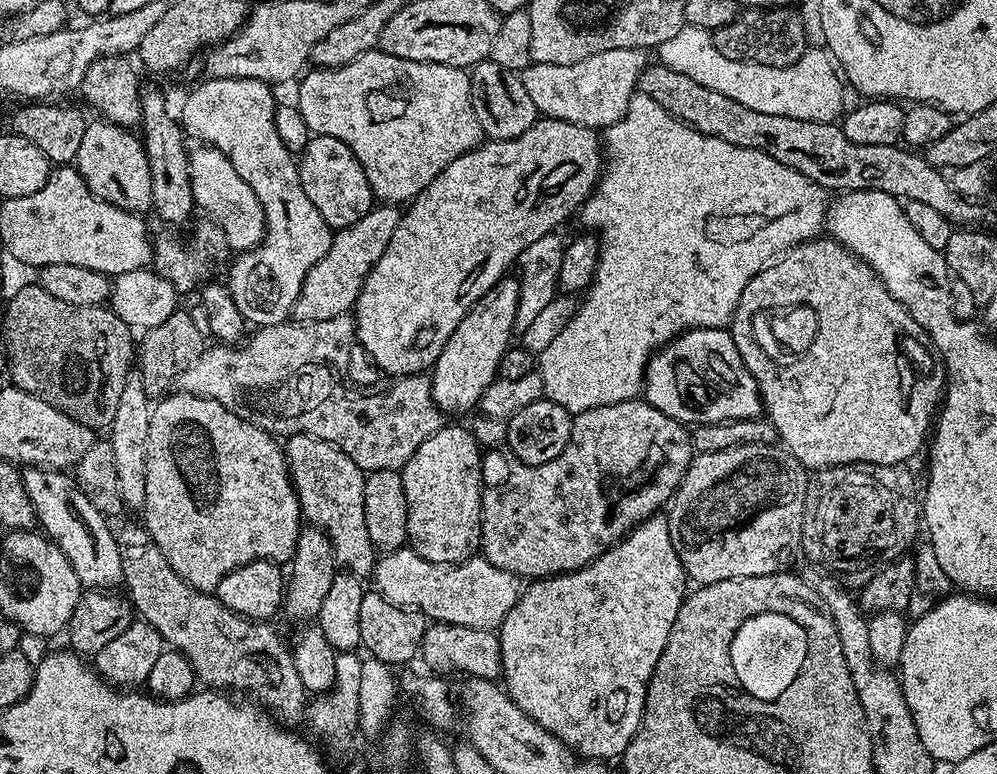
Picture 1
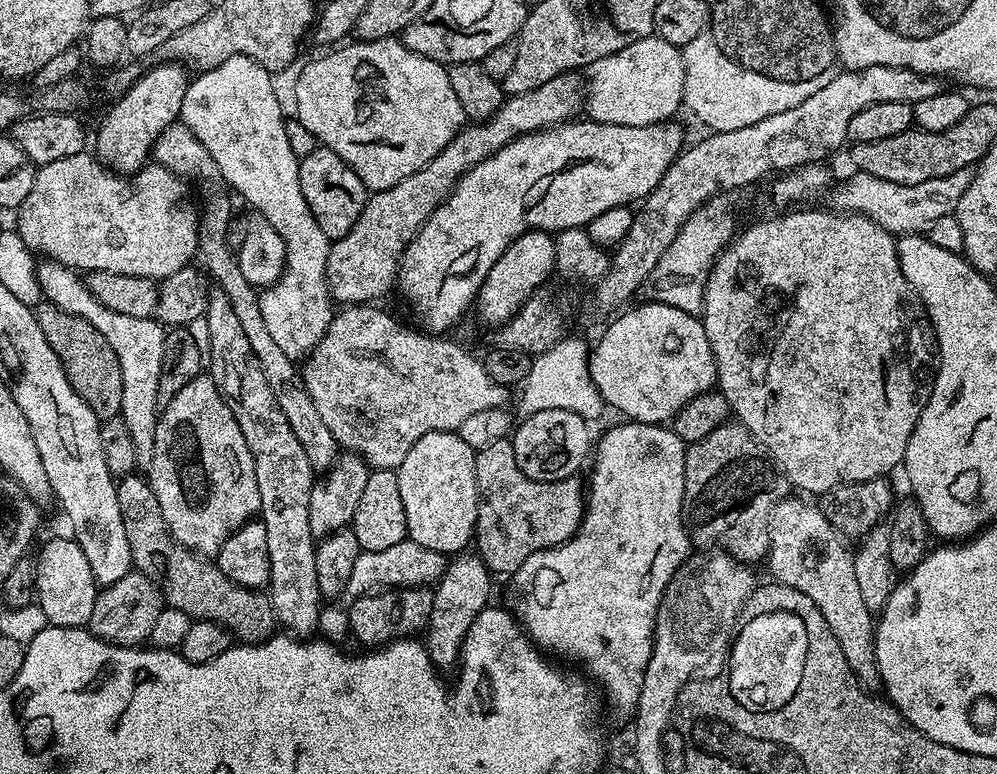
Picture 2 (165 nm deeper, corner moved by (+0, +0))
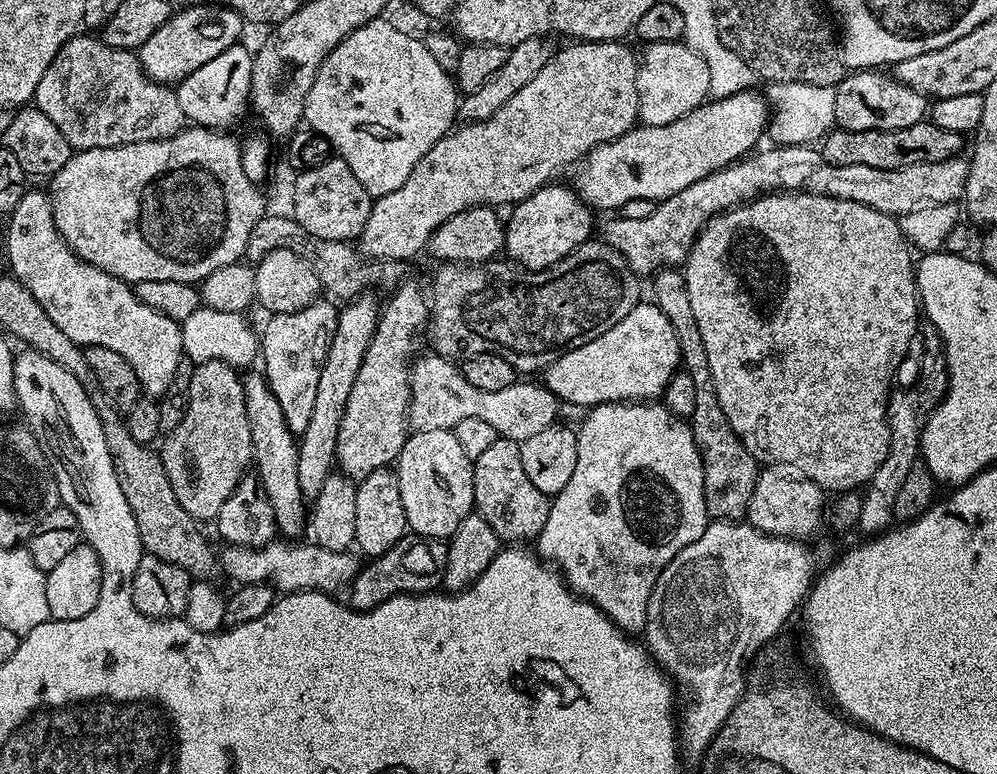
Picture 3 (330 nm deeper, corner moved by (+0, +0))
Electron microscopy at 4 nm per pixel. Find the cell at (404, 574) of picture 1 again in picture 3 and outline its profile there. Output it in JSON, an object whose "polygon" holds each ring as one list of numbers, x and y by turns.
{"polygon":[[273,542,265,548,243,548,229,544,218,552,218,564,230,579,242,584,271,584,281,593,289,592,327,592,339,593,351,585,352,579,360,573,362,560,351,551,335,552,311,542]]}

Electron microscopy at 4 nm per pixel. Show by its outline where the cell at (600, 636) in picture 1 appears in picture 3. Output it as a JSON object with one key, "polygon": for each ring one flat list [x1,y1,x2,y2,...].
{"polygon":[[621,402,619,404,595,405,579,421,576,432,576,461,574,462,574,474,570,474,570,482,562,486,562,490,551,497,548,505,548,517,546,526,542,526,540,535,534,541,537,553,549,565,555,566,562,573,567,585,576,593,583,596,598,610,602,610,609,620,629,634,640,634,644,631,646,622,646,610,650,606,650,594,670,561,690,542,694,542,706,531,710,523,710,517,706,510,706,494,704,493,704,467,698,446,694,442,692,425,687,419,673,414,670,409,665,408,660,402]]}

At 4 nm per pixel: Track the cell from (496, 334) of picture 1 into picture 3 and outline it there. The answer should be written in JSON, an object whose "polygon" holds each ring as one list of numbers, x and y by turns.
{"polygon":[[552,182,530,194,506,216,503,251,517,260,528,272,542,272,566,258,580,244,588,243,592,232,593,209,585,204,579,192]]}

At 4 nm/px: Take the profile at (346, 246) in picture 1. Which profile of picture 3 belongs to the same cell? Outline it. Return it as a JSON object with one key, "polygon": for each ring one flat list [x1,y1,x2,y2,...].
{"polygon":[[594,40,591,42,572,42,569,48,557,51,490,118,473,124,465,123,464,128,443,136,433,148,423,156,410,170,410,178,398,186,398,190,390,190,390,194,375,197,372,201,370,218,366,218,366,226,358,237,358,248,365,257,373,261,405,260,411,261,427,249,428,240,454,214,462,214,462,210,481,206,515,206,539,188,555,181,559,172,568,167,579,165,584,157,599,144,610,142,630,129,637,127,640,115,640,95,636,85,638,71,637,53,627,48,627,43,615,40]]}

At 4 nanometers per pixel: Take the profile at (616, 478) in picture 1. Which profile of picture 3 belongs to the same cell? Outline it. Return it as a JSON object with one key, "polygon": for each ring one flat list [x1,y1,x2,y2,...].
{"polygon":[[497,438,484,453,478,454,478,458,472,461,472,469,474,508,482,518,486,518,486,522,490,522,490,530,498,534,501,542,512,546,535,541,542,526,546,526,550,498,545,492,538,490,538,486,530,482,530,478,526,478,520,444,515,440]]}

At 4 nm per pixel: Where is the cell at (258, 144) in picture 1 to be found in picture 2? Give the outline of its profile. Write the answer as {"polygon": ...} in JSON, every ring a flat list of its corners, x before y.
{"polygon":[[226,58,222,66,199,73,189,83,186,98,182,98,180,120,210,150,210,158,218,162,229,189,248,200,249,209,264,216,286,242,286,266,278,282,260,292,260,306,274,342,291,360,300,362,328,333,334,315,326,278,326,258,332,245,314,214,310,214,306,198,302,198,300,160,290,150,284,125,286,113,272,80,273,73,258,66,254,58]]}

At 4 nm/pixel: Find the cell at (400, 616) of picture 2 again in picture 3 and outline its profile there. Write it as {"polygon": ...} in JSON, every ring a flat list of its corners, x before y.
{"polygon":[[406,534,394,546,390,546,390,550,386,550,386,554,369,559,361,567,360,573,352,579,351,585,347,589,347,603,357,612,369,612,374,606,378,606,395,596,419,596,421,592,437,591,444,582,447,553,448,546,445,541,432,540,428,536]]}

